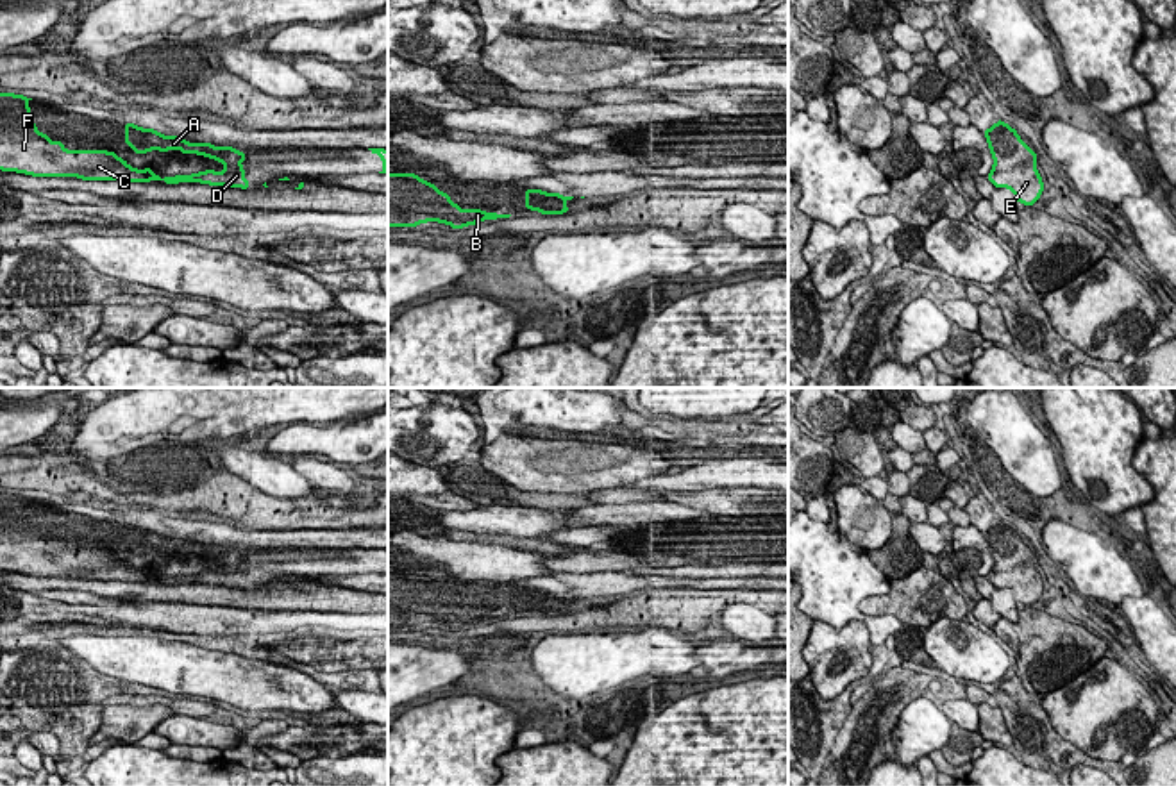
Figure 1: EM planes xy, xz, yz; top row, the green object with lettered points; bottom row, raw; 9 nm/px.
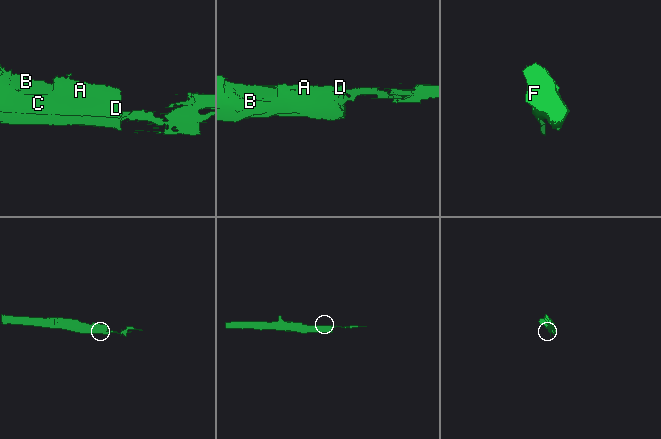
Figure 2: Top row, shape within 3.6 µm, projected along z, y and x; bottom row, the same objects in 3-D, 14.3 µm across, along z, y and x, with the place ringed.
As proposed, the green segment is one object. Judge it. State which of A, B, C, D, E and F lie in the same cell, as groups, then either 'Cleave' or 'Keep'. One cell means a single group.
Groups: A B C D E F. Keep

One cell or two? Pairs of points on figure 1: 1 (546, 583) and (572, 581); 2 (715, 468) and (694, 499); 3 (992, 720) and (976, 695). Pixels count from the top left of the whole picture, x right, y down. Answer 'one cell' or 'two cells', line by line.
1: one cell
2: two cells
3: one cell

